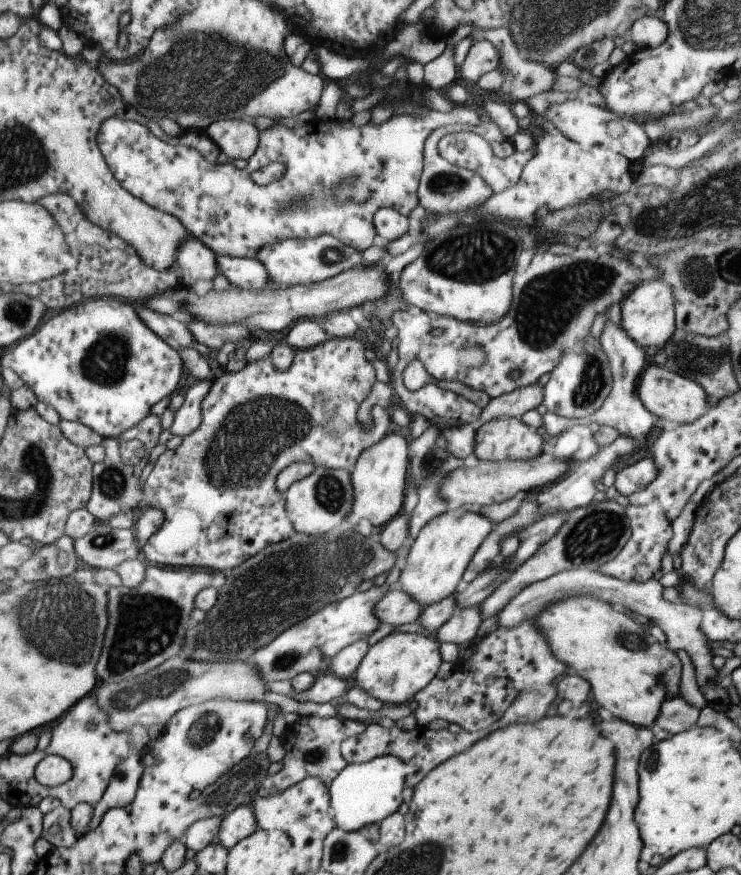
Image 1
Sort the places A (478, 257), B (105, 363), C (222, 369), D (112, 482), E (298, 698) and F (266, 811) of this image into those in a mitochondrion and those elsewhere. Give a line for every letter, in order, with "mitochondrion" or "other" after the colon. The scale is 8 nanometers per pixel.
A: mitochondrion
B: mitochondrion
C: other
D: mitochondrion
E: other
F: other

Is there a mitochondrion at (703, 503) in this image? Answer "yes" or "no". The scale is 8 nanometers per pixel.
no

